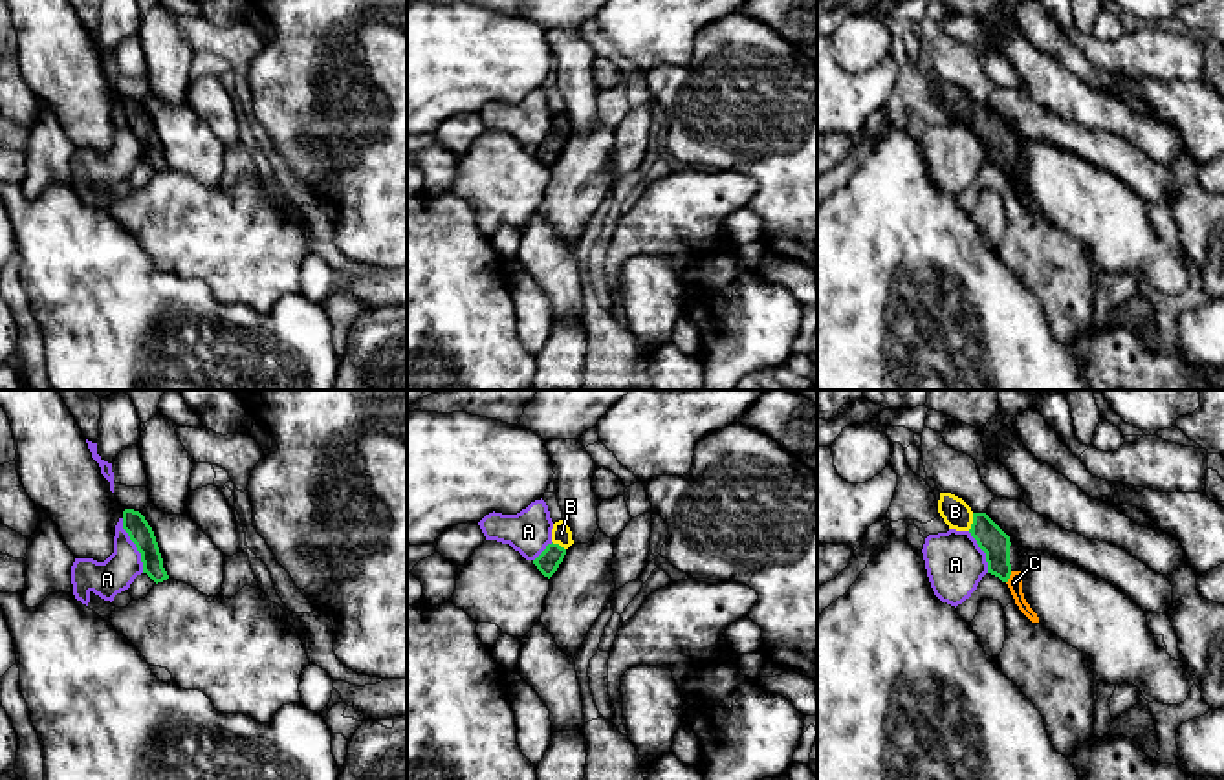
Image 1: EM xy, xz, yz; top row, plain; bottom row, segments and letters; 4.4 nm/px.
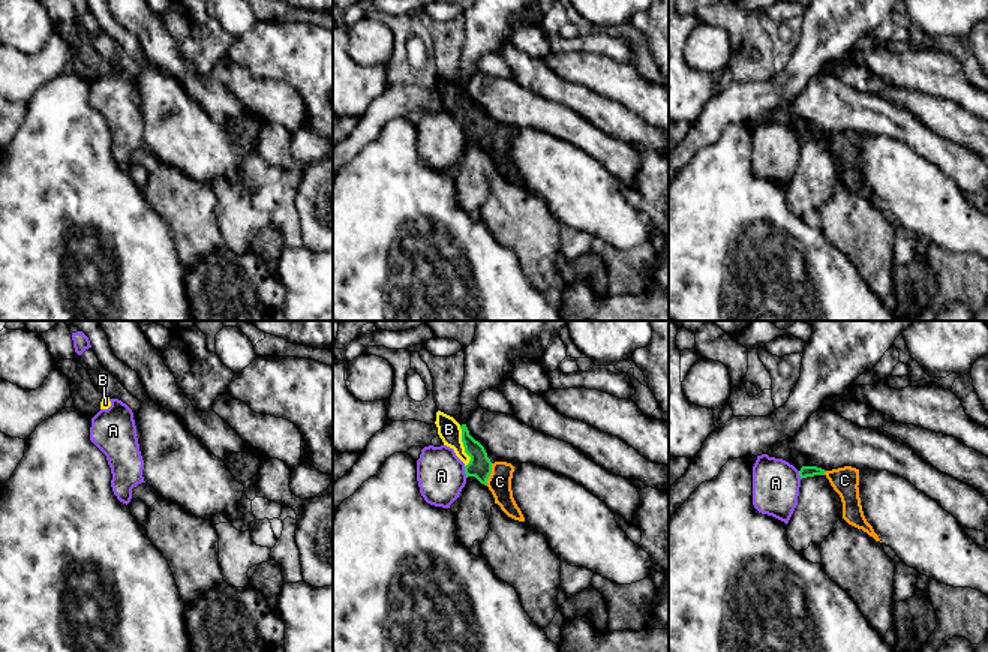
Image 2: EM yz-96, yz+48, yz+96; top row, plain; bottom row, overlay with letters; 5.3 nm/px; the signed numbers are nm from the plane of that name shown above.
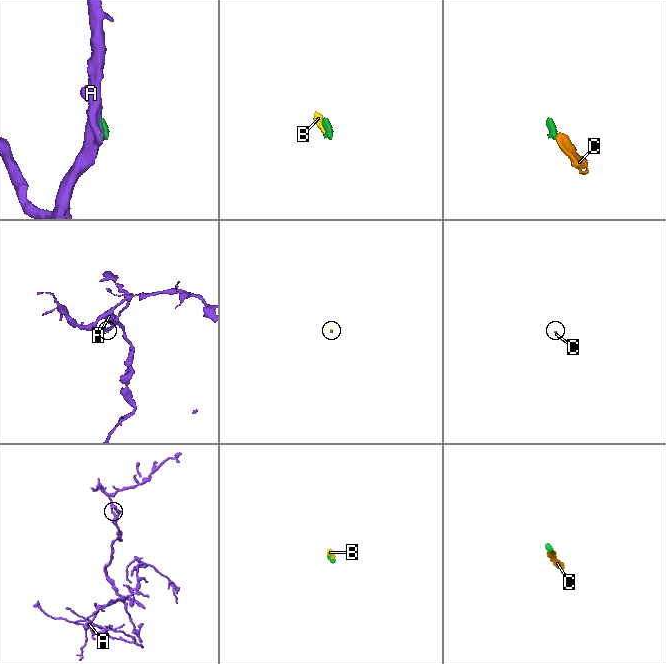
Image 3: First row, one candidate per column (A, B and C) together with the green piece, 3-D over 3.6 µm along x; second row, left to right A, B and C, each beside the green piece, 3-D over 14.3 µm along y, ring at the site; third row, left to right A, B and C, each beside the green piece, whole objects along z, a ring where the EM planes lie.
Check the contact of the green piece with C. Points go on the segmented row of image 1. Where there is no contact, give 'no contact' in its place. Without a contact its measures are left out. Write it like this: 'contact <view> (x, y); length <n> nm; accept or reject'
contact yz (1008, 577); length 60 nm; accept

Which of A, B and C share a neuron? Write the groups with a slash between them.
A / B C

